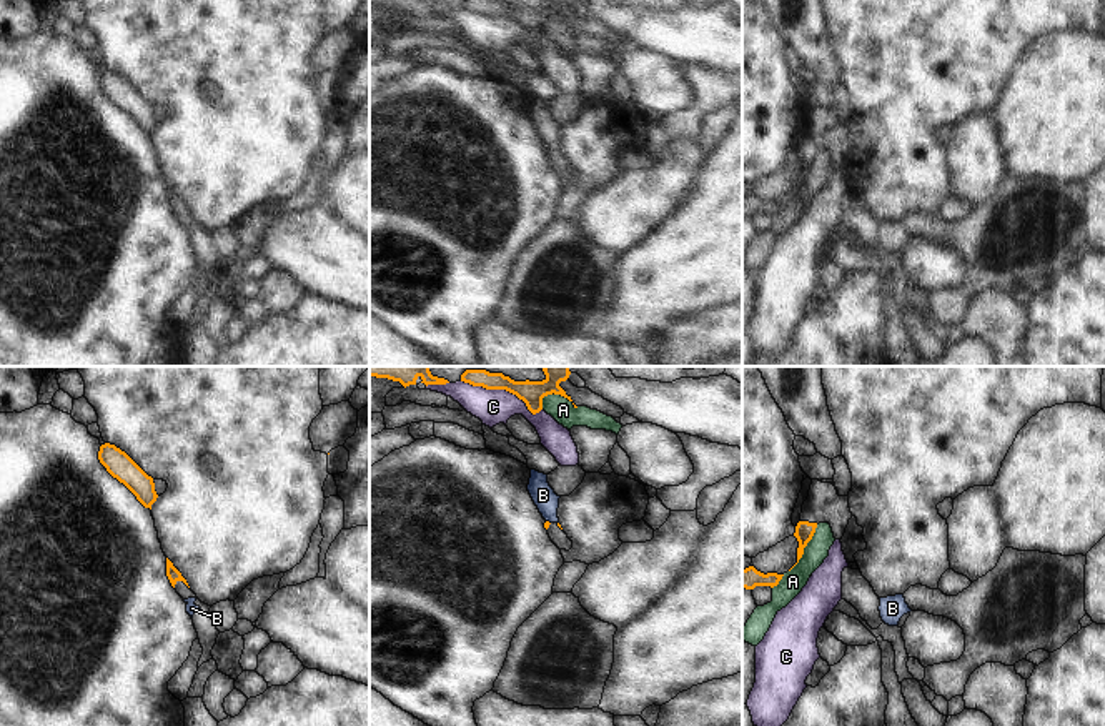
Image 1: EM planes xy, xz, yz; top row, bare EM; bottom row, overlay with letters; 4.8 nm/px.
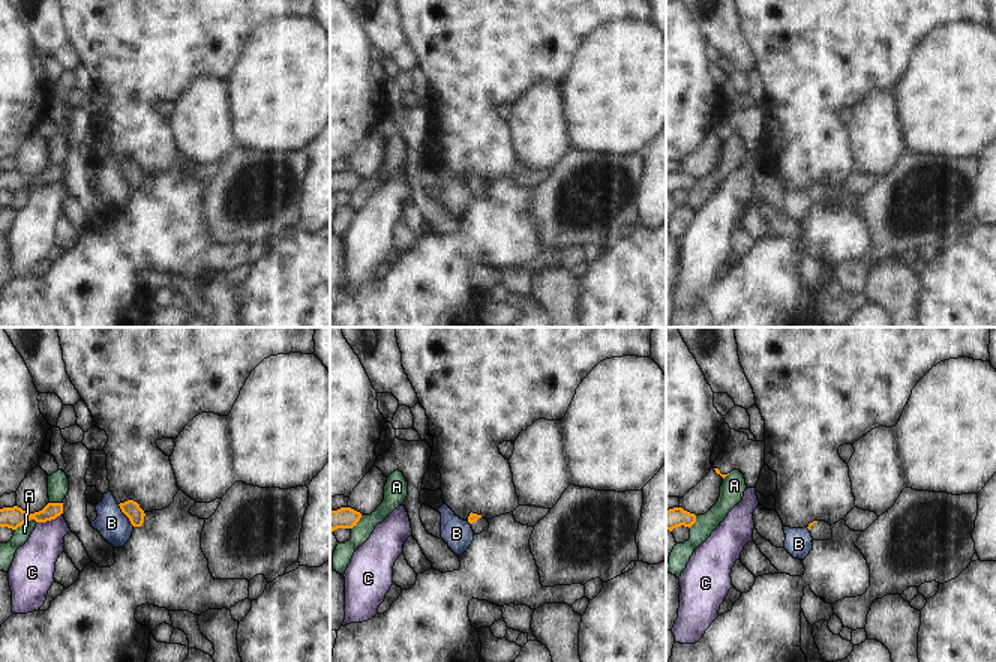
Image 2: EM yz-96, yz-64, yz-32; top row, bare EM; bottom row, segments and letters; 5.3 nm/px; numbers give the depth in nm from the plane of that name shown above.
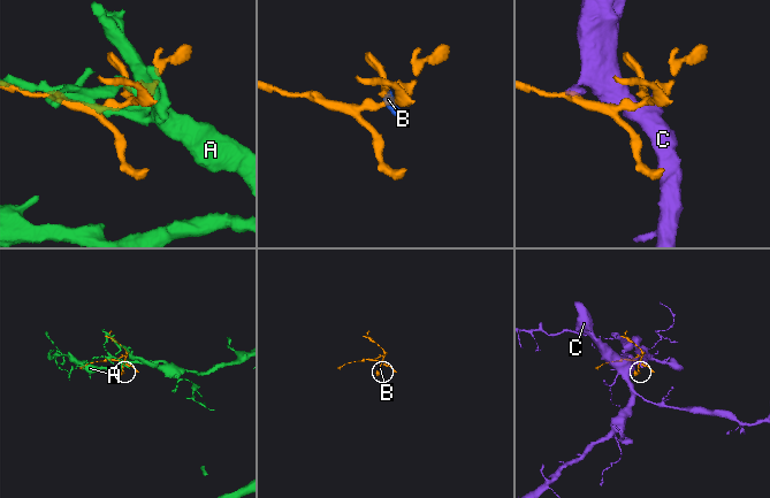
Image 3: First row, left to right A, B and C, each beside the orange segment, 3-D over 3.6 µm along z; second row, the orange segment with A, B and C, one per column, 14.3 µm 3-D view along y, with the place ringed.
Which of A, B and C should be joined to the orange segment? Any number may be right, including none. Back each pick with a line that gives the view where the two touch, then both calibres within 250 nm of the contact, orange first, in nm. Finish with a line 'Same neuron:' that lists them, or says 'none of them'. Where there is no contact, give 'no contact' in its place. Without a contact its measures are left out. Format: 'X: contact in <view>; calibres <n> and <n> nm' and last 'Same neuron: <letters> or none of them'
Same neuron: none of them

